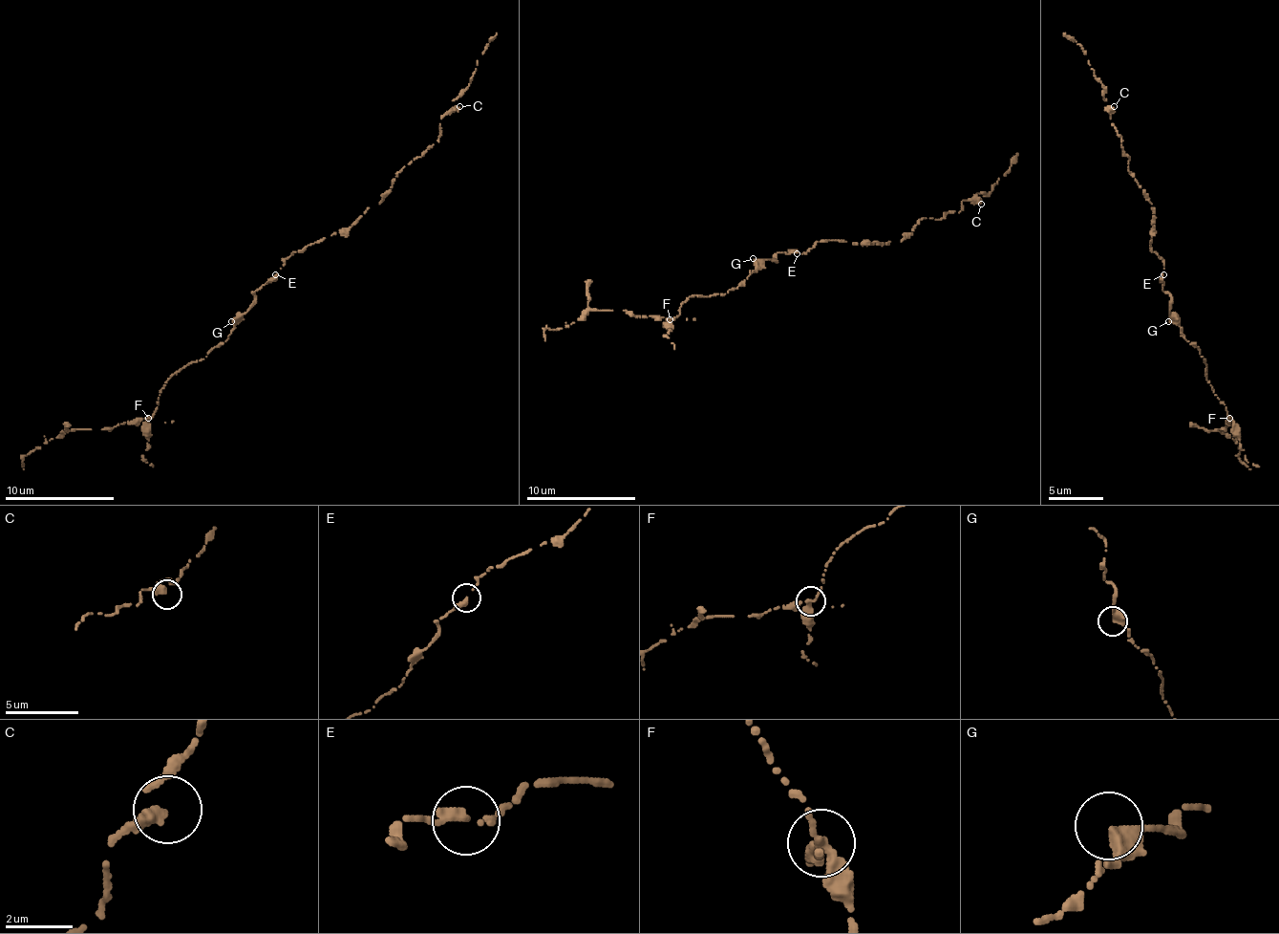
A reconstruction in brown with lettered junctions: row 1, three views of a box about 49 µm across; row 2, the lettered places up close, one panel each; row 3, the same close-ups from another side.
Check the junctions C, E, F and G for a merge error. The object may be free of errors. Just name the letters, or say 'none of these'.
F

